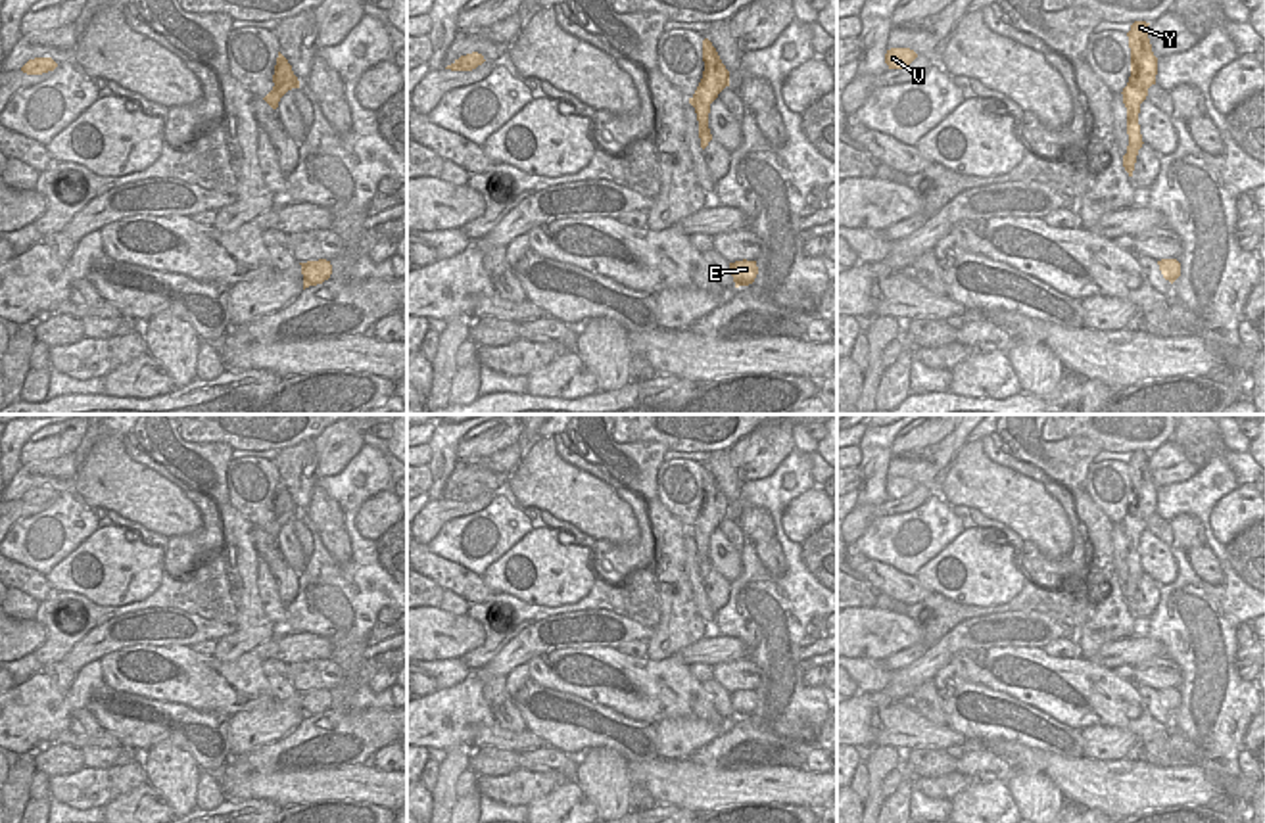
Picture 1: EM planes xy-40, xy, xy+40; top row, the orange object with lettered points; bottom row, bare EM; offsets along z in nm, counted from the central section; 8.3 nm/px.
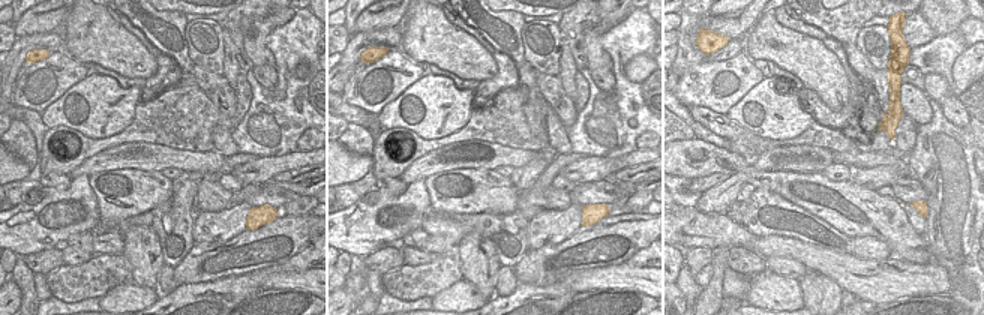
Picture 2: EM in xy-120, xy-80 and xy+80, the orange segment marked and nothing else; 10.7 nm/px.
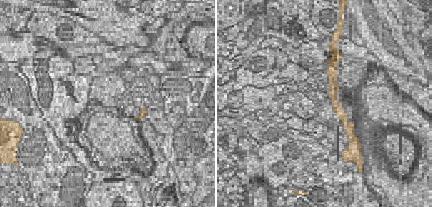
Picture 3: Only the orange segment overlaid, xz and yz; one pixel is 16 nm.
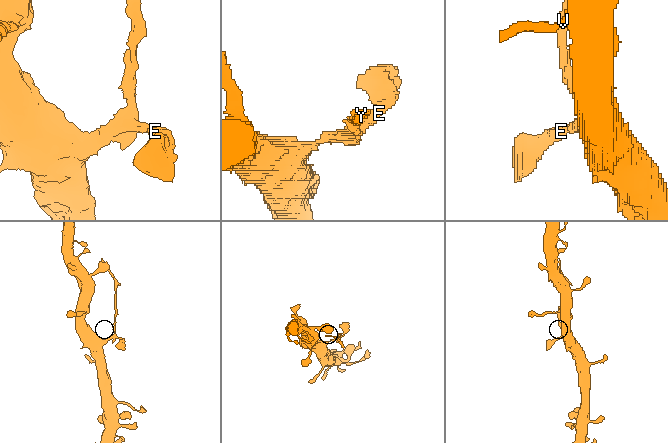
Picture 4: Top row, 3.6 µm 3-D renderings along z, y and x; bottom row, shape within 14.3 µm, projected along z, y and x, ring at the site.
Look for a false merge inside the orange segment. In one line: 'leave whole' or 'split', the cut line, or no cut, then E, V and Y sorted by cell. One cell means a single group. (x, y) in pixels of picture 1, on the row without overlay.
split; cut in xy along (707, 551), (701, 555), (699, 566); E V / Y

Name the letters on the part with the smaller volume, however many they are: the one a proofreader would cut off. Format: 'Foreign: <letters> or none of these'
Foreign: Y

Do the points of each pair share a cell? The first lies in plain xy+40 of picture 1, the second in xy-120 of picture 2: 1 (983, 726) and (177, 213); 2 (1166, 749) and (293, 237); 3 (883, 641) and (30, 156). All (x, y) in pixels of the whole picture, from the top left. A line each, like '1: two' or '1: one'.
1: one
2: one
3: two

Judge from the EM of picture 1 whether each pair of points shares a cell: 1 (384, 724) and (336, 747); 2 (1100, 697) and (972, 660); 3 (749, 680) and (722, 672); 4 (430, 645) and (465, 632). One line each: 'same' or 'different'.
1: same
2: same
3: same
4: same

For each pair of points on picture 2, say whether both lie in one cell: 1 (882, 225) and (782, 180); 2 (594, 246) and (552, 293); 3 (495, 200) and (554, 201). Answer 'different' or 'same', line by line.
1: same
2: different
3: different

